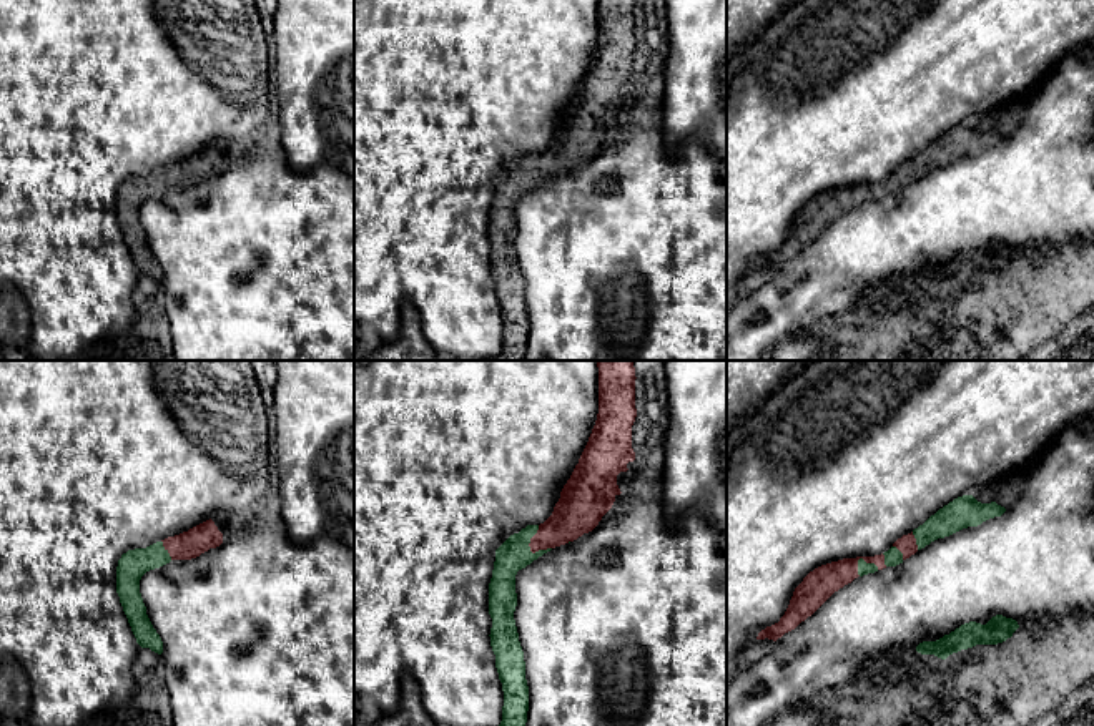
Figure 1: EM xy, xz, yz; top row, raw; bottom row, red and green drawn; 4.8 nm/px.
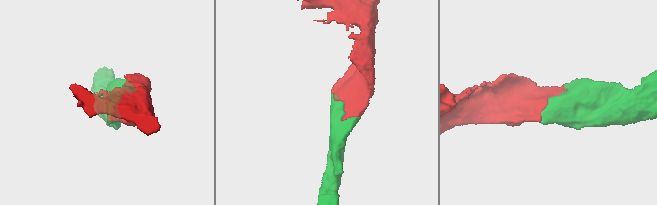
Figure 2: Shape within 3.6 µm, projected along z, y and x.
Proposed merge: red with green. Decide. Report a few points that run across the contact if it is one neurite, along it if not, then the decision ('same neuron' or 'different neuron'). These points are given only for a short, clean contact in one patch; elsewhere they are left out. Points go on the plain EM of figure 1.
same neuron

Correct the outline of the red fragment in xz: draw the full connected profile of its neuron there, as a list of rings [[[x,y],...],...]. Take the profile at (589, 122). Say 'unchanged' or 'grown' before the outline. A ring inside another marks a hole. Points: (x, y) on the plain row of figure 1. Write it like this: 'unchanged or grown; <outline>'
grown; [[[599,0],[599,42],[589,70],[570,106],[560,120],[552,143],[540,153],[527,153],[510,163],[497,178],[489,211],[489,243],[492,246],[490,274],[504,319],[502,349],[492,361],[524,361],[529,339],[529,314],[525,307],[524,279],[514,248],[517,234],[515,203],[534,188],[555,174],[570,171],[592,159],[620,123],[617,103],[627,100],[627,91],[635,88],[632,76],[632,53],[635,37],[635,0]]]

